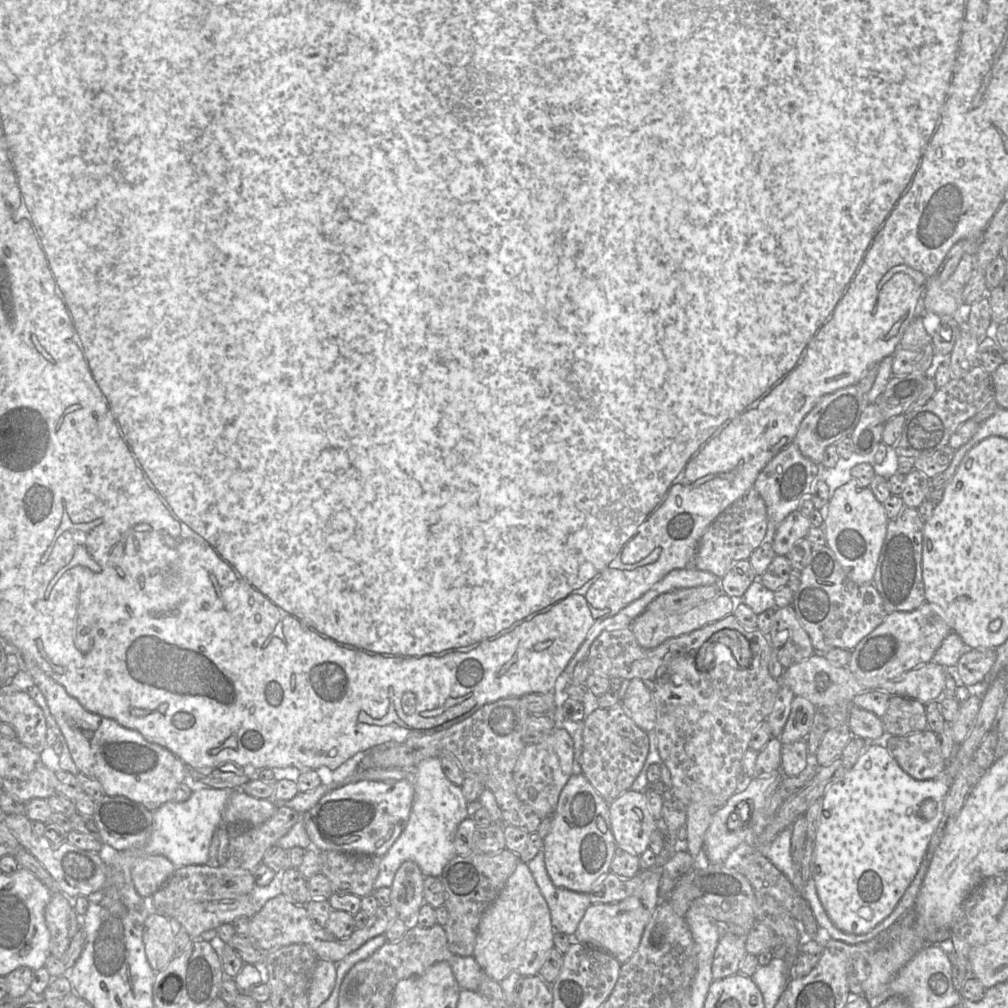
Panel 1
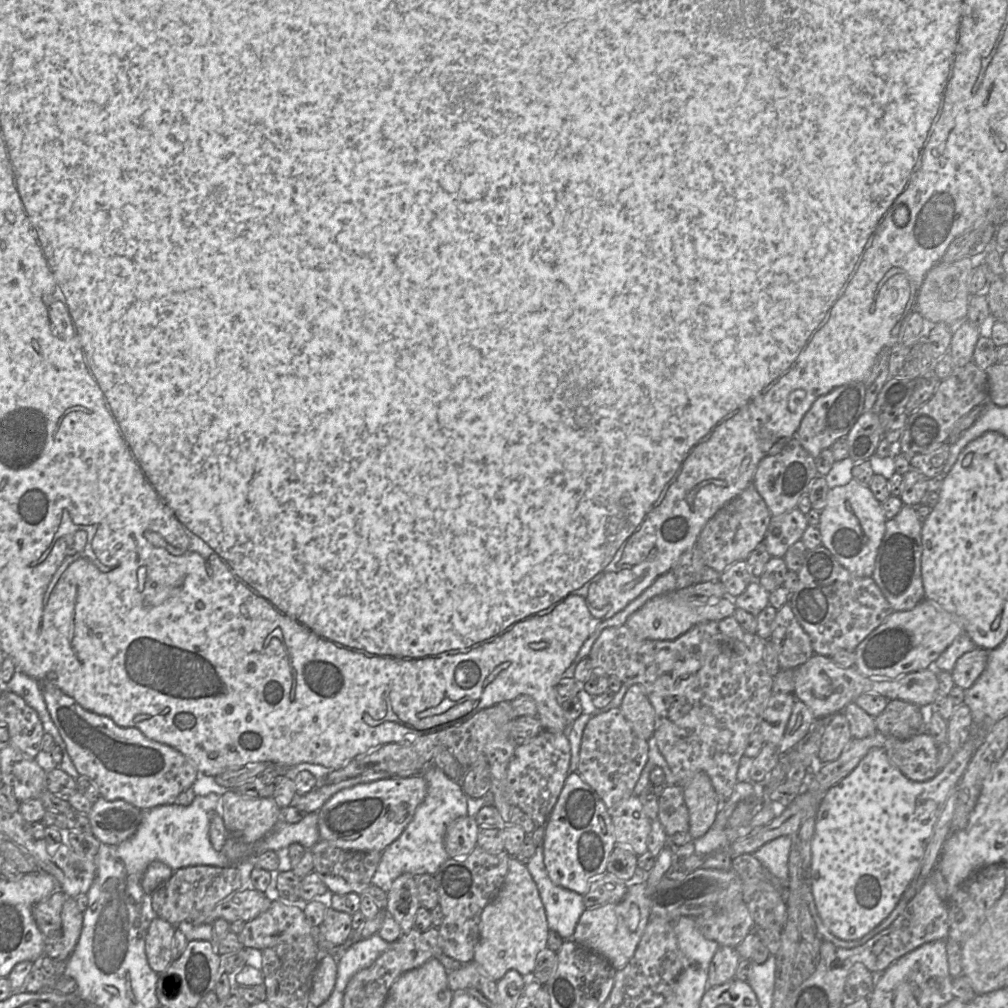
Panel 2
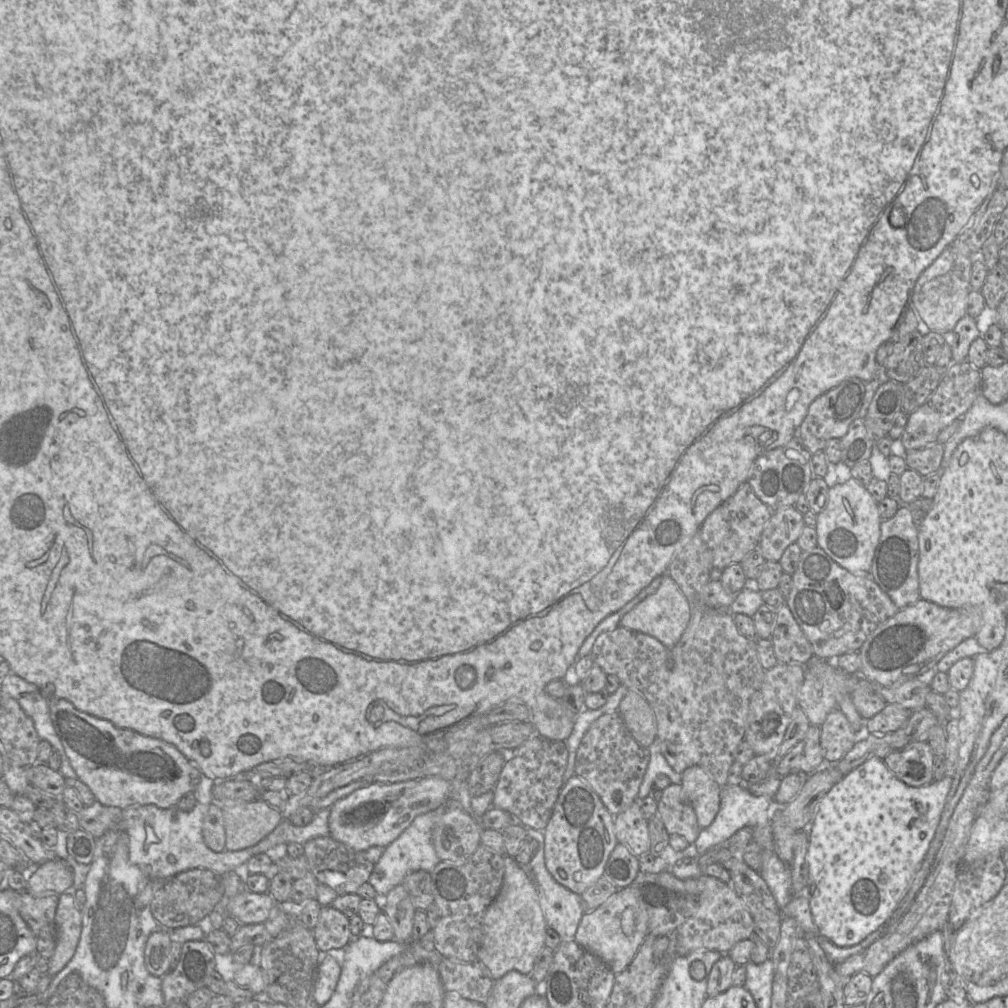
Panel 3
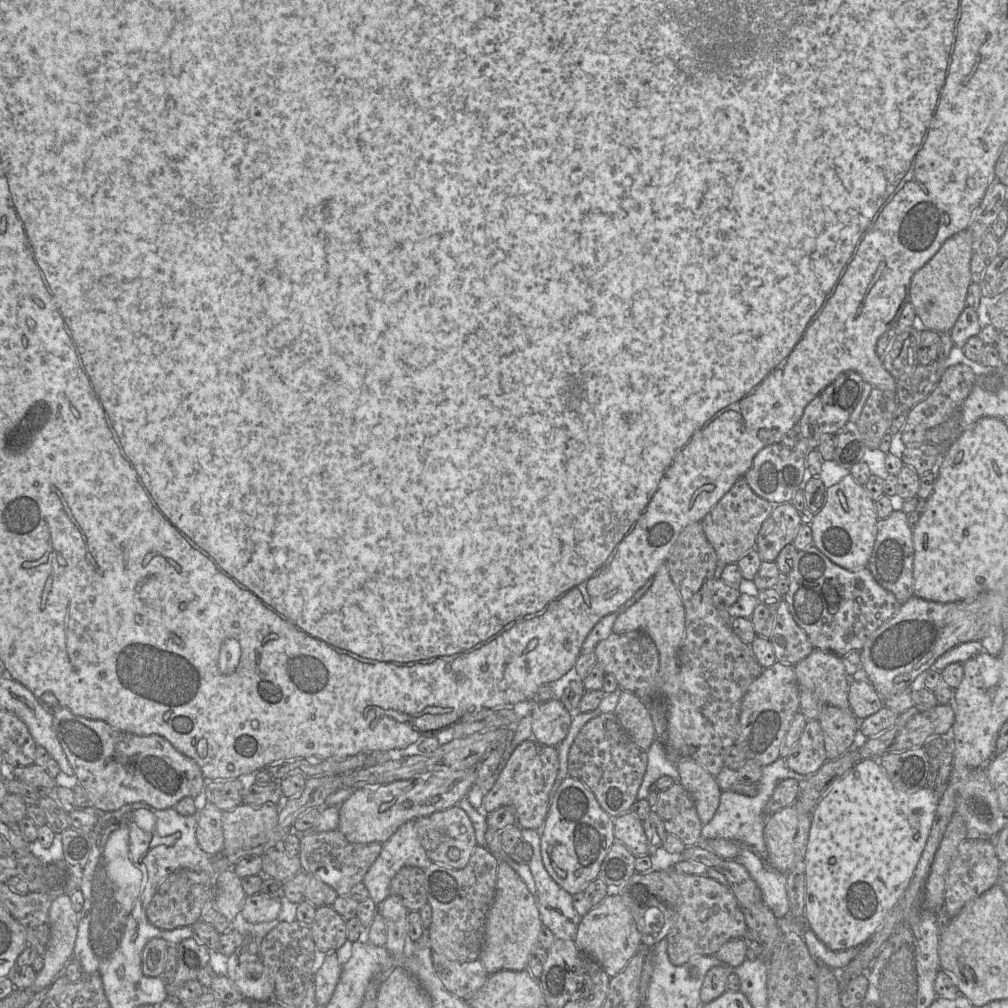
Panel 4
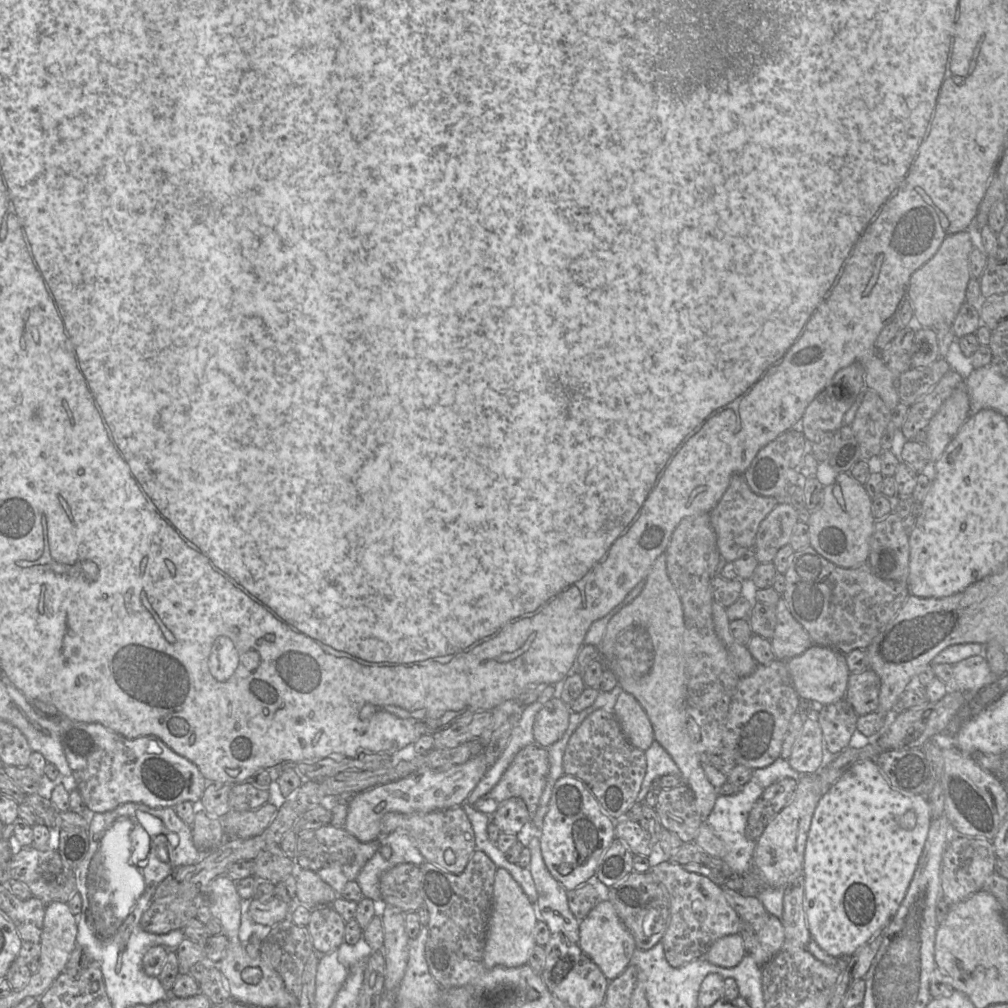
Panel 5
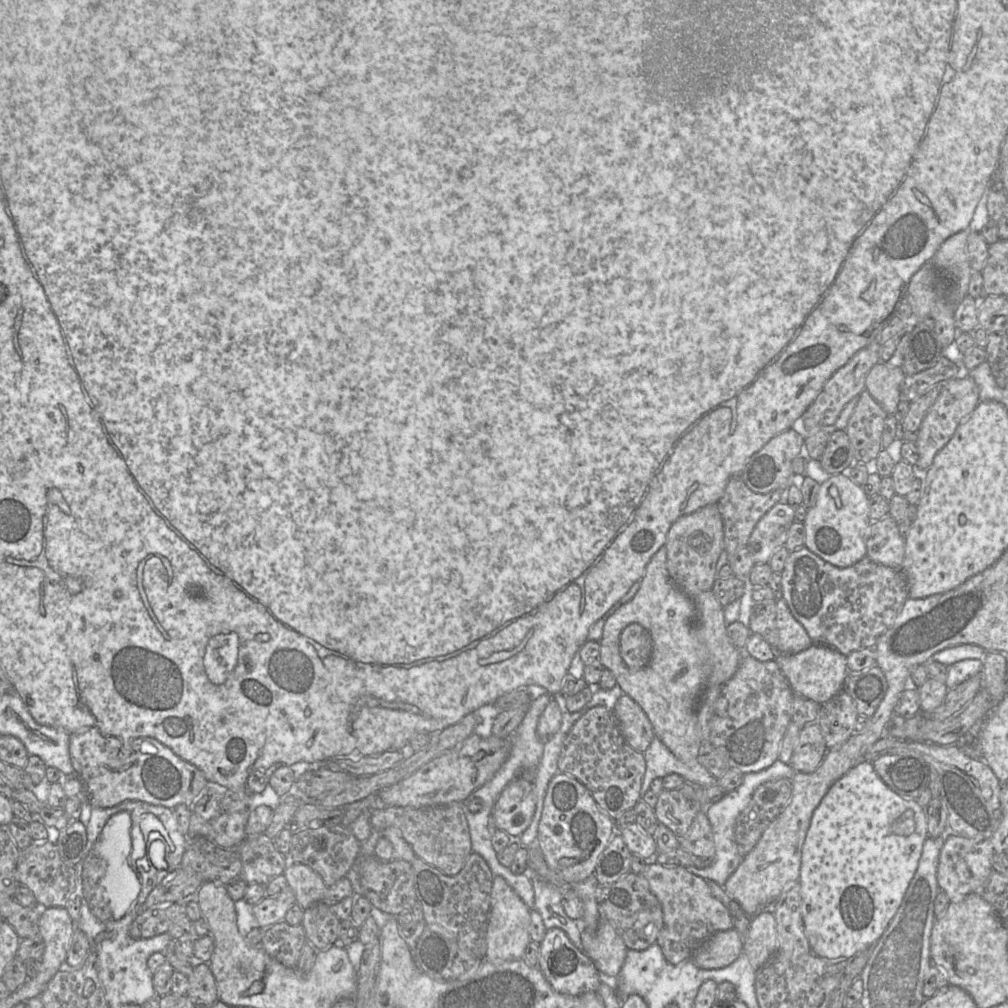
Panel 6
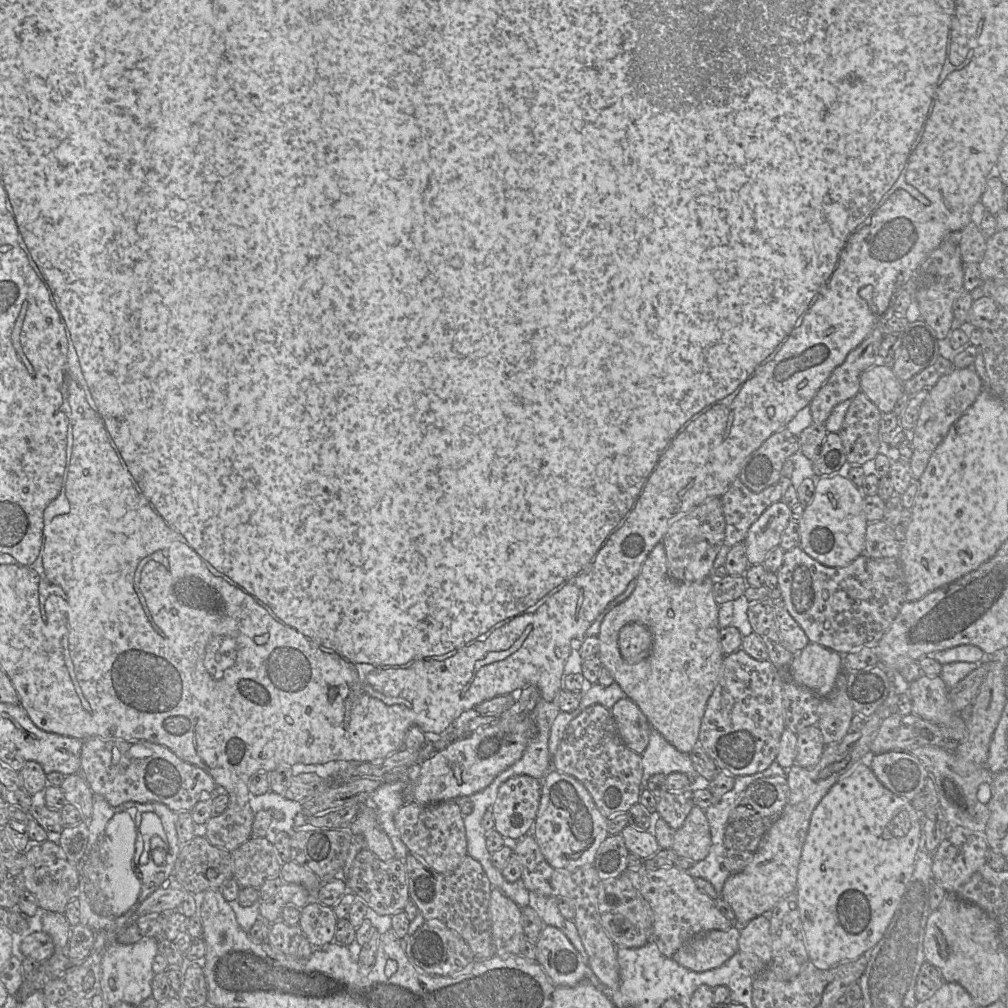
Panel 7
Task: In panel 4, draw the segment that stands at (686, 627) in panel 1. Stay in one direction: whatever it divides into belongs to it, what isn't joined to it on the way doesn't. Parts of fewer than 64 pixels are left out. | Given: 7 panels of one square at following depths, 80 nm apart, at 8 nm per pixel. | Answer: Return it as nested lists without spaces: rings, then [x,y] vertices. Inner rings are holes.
[[[666,563],[660,565],[648,591],[632,606],[624,610],[613,624],[613,633],[644,631],[654,641],[659,653],[659,671],[663,678],[678,672],[678,658],[685,632],[685,609],[671,579]]]

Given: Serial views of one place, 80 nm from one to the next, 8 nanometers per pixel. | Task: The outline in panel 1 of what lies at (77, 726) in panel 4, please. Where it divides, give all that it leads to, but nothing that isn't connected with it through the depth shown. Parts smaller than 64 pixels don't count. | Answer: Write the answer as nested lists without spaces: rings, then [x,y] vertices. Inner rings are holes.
[[[19,653],[22,669],[31,675],[44,695],[79,772],[98,780],[107,796],[124,796],[152,812],[174,800],[177,787],[187,777],[187,766],[176,755],[159,744],[149,742],[138,731],[90,712],[47,675],[36,660],[28,654]]]

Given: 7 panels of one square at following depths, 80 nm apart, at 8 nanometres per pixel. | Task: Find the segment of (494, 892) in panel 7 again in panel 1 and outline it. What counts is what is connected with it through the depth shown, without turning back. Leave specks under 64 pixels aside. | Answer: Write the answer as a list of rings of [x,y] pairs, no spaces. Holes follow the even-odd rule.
[[[520,861],[498,897],[483,913],[478,925],[472,956],[483,972],[498,983],[511,972],[517,972],[522,977],[538,975],[547,953],[554,947],[554,933],[547,902],[541,894],[527,863]]]

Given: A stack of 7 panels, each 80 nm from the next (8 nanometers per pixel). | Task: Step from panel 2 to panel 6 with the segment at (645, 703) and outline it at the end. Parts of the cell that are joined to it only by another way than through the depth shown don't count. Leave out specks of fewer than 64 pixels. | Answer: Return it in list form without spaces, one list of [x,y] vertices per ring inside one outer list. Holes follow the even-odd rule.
[[[624,693],[617,700],[613,714],[627,744],[638,752],[645,752],[655,737],[655,732],[639,704]]]

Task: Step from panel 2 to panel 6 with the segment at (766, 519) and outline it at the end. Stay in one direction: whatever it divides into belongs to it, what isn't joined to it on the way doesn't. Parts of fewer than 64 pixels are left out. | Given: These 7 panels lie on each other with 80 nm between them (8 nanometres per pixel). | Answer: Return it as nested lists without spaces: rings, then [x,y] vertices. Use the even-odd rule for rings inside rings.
[[[733,476],[718,501],[718,508],[724,526],[724,550],[732,555],[739,548],[747,546],[750,535],[758,521],[778,502],[785,499],[786,490],[774,490],[760,494],[753,492],[741,476]]]

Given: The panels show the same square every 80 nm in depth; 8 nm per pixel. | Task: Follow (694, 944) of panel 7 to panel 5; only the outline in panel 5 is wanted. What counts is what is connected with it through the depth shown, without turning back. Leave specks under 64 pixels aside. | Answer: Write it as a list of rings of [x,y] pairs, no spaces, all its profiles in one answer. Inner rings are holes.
[[[732,934],[716,940],[704,958],[716,966],[731,968],[737,966],[745,955],[742,937],[739,934]]]

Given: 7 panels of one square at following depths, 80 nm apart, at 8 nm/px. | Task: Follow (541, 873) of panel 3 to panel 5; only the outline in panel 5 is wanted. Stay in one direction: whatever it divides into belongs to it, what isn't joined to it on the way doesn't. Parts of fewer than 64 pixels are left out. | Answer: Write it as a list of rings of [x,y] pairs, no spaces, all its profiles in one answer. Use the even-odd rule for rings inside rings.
[[[526,832],[525,838],[531,852],[529,870],[538,894],[538,919],[547,924],[551,934],[561,933],[578,944],[580,920],[568,906],[567,890],[547,869],[541,853],[539,834]]]

